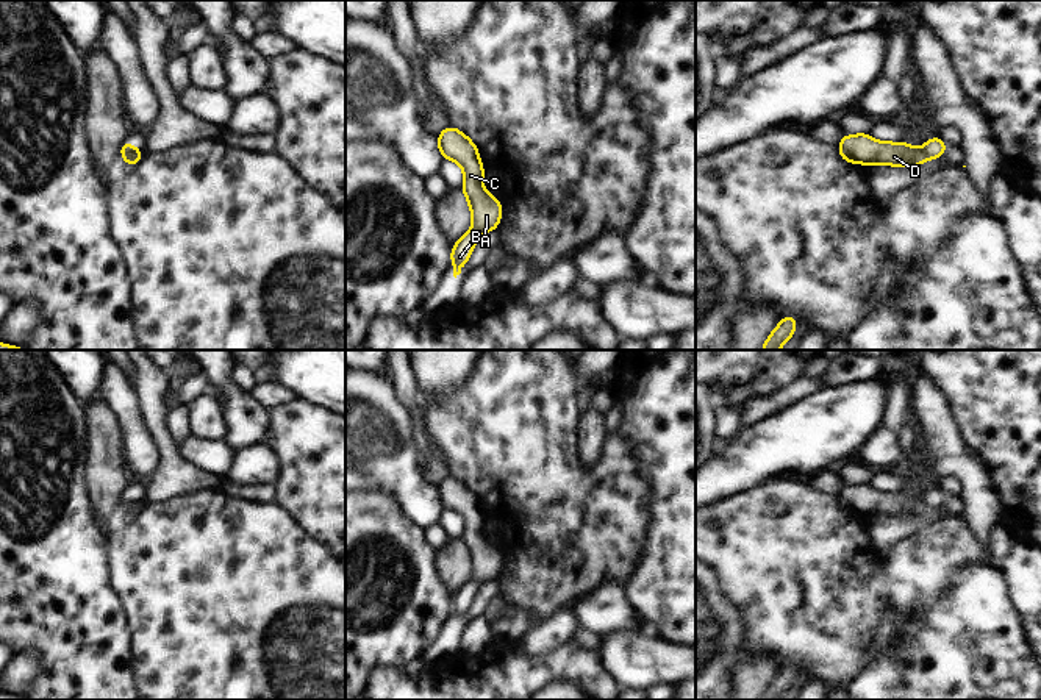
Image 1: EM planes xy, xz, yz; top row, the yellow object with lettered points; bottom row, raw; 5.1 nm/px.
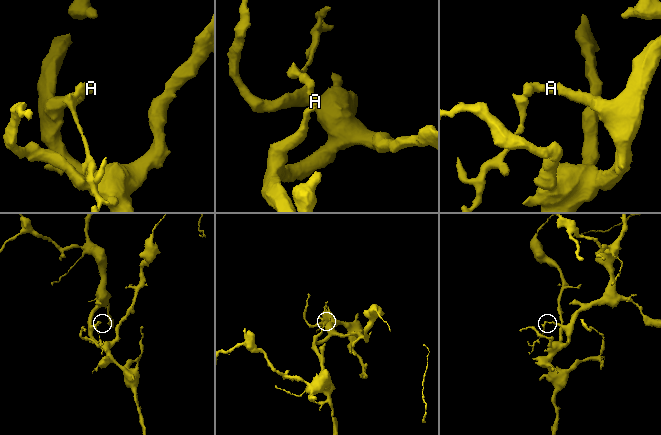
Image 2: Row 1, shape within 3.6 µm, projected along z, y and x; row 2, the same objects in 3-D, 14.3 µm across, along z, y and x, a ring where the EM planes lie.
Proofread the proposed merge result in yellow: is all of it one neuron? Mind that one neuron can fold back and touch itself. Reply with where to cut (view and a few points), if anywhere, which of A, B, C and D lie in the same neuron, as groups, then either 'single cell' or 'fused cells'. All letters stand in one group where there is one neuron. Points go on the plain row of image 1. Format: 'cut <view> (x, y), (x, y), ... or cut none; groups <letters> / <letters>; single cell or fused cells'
cut xy (138, 497), (121, 507); groups A C D / B; fused cells

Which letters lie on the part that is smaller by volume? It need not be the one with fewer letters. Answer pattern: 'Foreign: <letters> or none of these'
Foreign: A, C, D

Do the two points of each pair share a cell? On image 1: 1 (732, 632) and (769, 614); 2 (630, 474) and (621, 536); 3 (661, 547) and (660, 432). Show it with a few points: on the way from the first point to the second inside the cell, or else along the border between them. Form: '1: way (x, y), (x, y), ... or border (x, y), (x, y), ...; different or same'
1: border (724, 594), (738, 610), (743, 621), (743, 650); different
2: way (621, 489), (621, 521); same
3: way (668, 519), (668, 460); same

